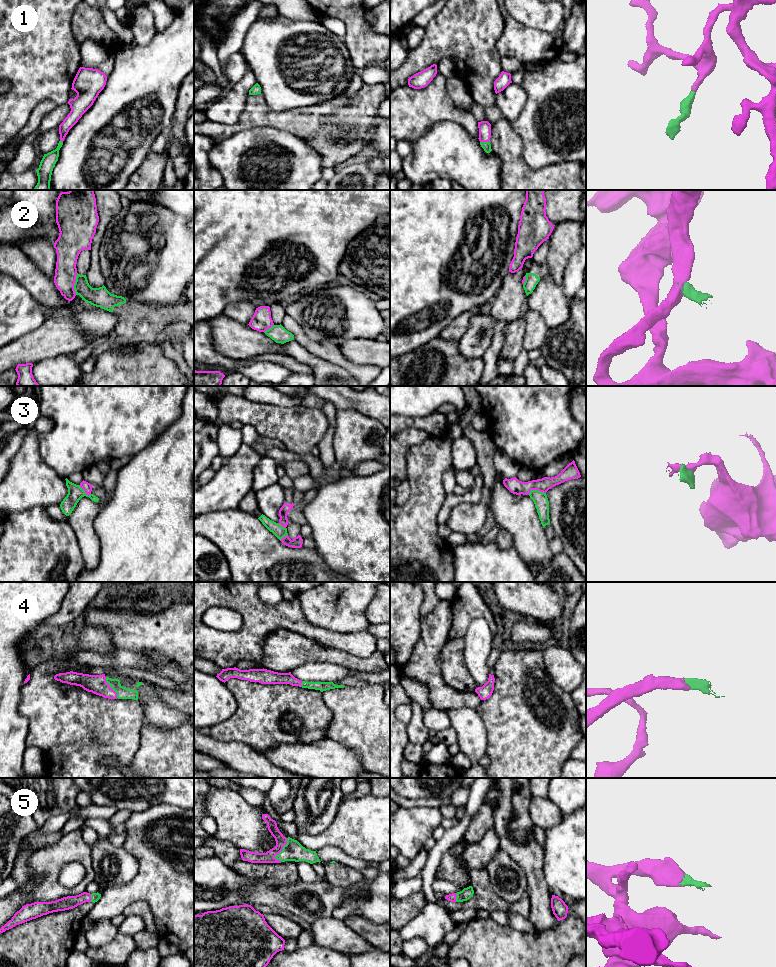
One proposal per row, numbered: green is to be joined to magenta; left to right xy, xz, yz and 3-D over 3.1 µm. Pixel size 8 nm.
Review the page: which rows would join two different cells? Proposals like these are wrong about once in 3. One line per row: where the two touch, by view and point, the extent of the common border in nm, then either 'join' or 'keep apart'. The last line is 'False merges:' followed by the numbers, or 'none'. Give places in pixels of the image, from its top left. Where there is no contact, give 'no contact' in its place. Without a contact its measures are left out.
1: yz (484, 141) | 80 nm | join
2: xy (74, 283) | 180 nm | keep apart
3: yz (536, 489) | 140 nm | keep apart
4: xy (110, 687) | 190 nm | join
5: xz (281, 850) | 200 nm | join
False merges: 2, 3

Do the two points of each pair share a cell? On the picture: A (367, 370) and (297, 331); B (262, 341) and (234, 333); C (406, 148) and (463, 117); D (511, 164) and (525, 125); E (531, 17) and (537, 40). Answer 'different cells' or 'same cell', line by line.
A: same cell
B: same cell
C: different cells
D: different cells
E: different cells

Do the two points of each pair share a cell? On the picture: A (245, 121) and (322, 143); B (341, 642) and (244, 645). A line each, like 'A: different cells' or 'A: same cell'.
A: same cell
B: same cell

